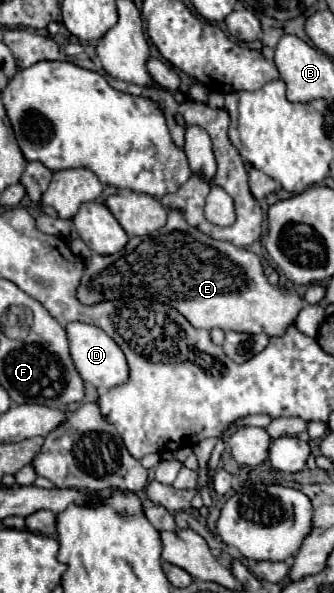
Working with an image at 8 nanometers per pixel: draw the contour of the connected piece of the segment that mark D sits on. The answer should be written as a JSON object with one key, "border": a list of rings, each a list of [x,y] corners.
{"border":[[[71,322],[65,326],[65,330],[67,330],[67,338],[71,340],[71,358],[75,362],[77,372],[81,374],[85,382],[93,384],[99,390],[109,390],[129,380],[129,366],[127,366],[125,354],[115,344],[115,340],[109,338],[101,328],[91,326],[91,324]]]}

